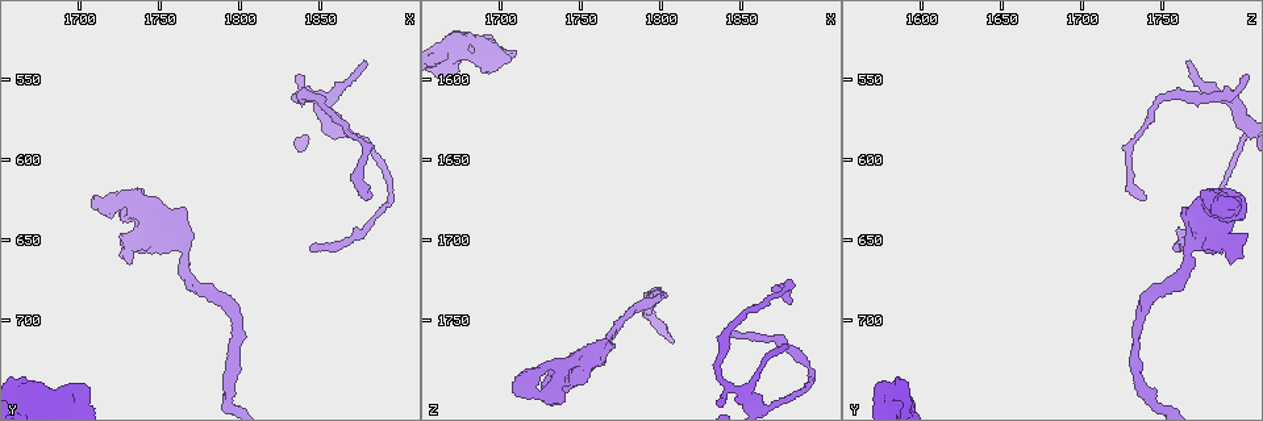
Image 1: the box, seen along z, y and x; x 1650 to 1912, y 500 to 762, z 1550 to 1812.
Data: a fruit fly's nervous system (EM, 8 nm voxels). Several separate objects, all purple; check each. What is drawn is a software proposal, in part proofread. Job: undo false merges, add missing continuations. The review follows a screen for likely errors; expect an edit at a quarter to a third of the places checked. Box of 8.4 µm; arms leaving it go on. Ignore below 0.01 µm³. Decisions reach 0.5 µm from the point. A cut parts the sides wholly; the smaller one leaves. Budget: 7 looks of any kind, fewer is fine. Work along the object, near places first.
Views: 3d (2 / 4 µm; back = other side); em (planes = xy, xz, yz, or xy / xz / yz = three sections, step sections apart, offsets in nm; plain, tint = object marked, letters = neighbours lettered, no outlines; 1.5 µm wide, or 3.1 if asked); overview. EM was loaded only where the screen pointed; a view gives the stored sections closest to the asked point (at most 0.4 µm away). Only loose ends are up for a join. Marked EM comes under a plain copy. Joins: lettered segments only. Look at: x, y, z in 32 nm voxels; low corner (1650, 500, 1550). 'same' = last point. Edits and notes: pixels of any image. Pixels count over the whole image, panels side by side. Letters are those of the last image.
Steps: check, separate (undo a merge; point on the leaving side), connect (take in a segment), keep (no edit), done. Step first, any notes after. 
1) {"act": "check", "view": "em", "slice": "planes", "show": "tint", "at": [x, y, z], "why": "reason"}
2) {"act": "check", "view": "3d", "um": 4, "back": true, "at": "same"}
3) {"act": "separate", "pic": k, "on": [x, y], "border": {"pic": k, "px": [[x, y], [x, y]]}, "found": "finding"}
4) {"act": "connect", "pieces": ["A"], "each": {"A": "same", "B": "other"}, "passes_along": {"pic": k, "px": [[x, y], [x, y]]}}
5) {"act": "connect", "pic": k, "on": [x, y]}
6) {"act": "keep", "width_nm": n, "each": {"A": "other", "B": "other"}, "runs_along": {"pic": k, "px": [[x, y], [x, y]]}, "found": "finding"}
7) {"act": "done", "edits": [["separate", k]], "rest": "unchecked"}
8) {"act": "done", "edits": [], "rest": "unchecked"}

{"act": "check", "view": "3d", "um": 2, "at": [1844, 656, 1758], "why": "thin end"}

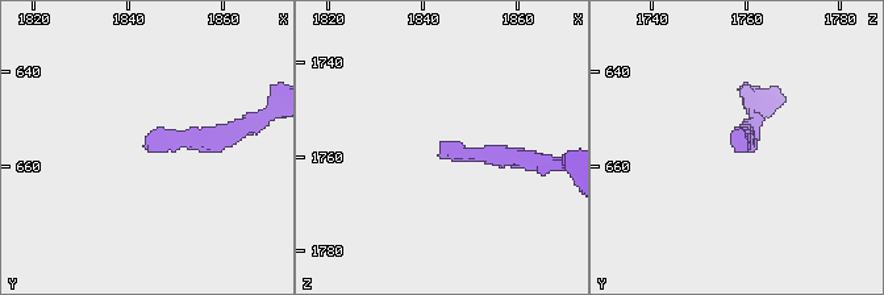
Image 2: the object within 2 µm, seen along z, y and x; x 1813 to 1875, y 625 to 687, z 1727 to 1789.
{"act": "check", "view": "em", "slice": "planes", "show": "letters", "at": [1844, 657, 1758], "why": "shape alone is not enough"}

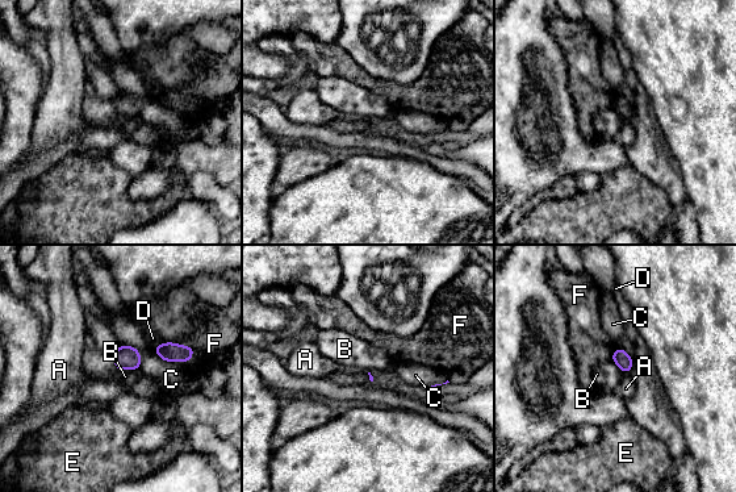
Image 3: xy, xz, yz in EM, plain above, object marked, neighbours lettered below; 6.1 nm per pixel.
{"act": "keep", "each": {"A": "other", "B": "other", "C": "other", "D": "other", "E": "other", "F": "other"}, "found": "no lettered segment goes on from it"}

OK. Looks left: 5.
{"act": "check", "view": "em", "slice": "planes", "show": "letters", "at": [1876, 540, 1766], "why": "tapers out"}

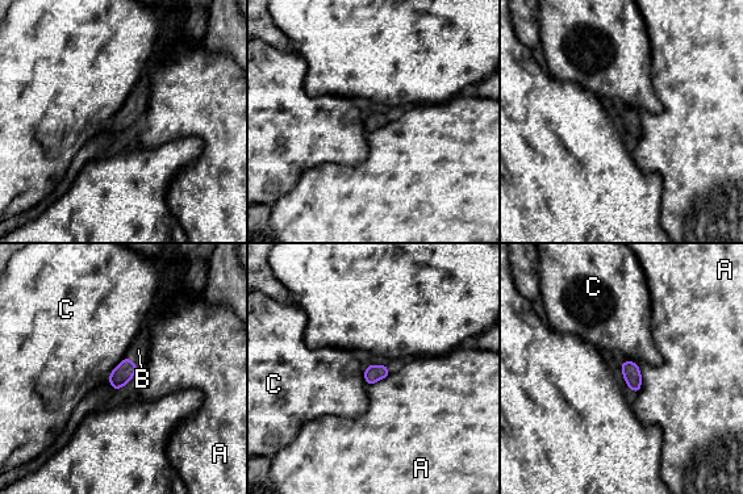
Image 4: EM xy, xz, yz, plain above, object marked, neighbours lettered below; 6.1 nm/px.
{"act": "connect", "pieces": ["B"], "width_nm": 110, "each": {"A": "other", "B": "same", "C": "other"}, "passes_along": {"pic": 4, "px": [[121, 375], [132, 361], [138, 350]]}, "found": "it goes on there"}

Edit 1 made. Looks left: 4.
{"act": "check", "view": "em", "slice": "xy", "step": 8, "show": "letters", "at": [1726, 636, 1794], "why": "an open end"}

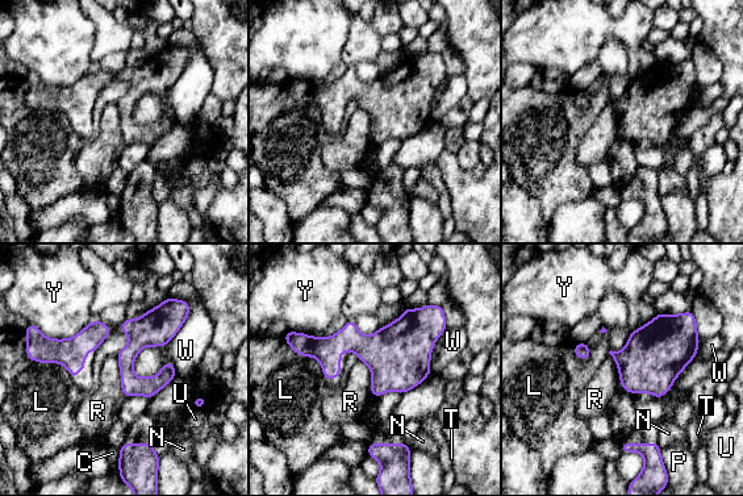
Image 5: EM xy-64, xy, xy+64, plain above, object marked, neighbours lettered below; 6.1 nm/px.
{"act": "keep", "each": {"C": "other", "L": "other", "N": "other", "P": "other", "R": "other", "T": "other", "U": "other", "W": "other", "Y": "other"}, "border": {"pic": 5, "px": [[117, 355], [121, 391], [125, 396]]}, "found": "none of them fits"}

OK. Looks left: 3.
{"act": "done", "edits": [["connect", 4]], "rest": "unchecked"}

